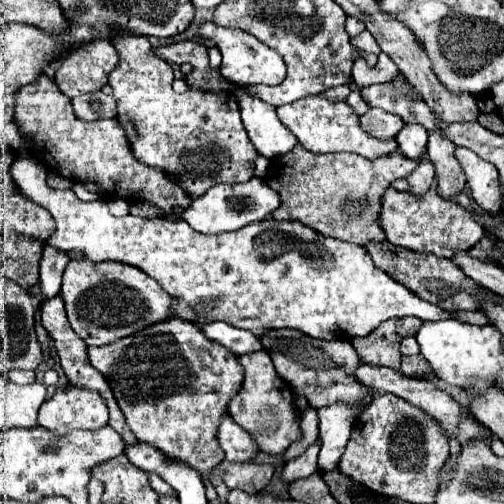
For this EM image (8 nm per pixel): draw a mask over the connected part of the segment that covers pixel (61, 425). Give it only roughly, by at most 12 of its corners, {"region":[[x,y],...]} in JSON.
{"region":[[65,384],[39,408],[57,434],[107,426],[91,388]]}

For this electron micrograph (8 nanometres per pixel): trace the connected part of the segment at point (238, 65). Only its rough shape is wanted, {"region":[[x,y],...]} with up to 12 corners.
{"region":[[199,26],[223,54],[223,78],[259,84],[285,78],[285,62],[255,36]]}

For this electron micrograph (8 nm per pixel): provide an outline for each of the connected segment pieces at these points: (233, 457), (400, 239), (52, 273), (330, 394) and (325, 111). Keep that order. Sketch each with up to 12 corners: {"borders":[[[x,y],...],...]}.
{"borders":[[[223,418],[217,440],[231,464],[251,462],[259,446]],[[395,188],[383,196],[387,240],[451,258],[485,236],[467,208]],[[45,244],[39,264],[43,300],[61,290],[61,276],[71,258]],[[261,336],[279,376],[311,406],[363,412],[363,364],[347,340]],[[323,94],[279,106],[279,120],[317,154],[373,158],[399,148],[367,134],[347,100]]]}

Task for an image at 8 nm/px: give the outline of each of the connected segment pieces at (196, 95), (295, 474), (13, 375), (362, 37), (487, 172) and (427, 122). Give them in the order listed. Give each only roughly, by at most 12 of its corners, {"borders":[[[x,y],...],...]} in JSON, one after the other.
{"borders":[[[145,36],[109,74],[133,154],[193,198],[247,182],[233,92],[173,92]],[[321,438],[303,456],[289,460],[283,468],[283,480],[307,478],[317,472],[317,454]],[[7,370],[3,378],[15,384],[35,382],[33,370]],[[363,30],[351,44],[361,52],[381,54],[369,30]],[[467,148],[455,154],[479,208],[503,212],[497,168]],[[391,84],[361,88],[369,106],[401,116],[405,124],[437,126],[423,100]]]}

